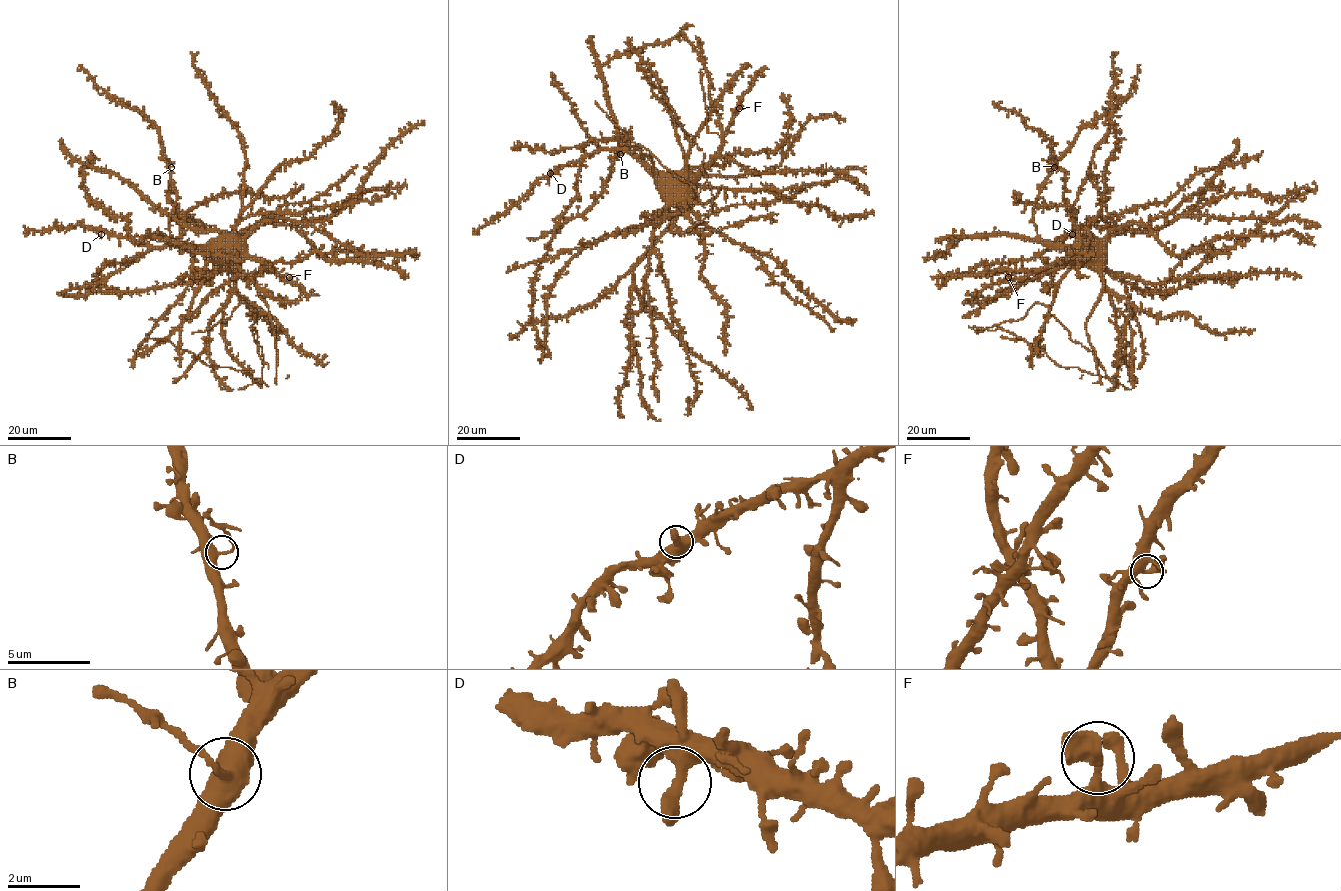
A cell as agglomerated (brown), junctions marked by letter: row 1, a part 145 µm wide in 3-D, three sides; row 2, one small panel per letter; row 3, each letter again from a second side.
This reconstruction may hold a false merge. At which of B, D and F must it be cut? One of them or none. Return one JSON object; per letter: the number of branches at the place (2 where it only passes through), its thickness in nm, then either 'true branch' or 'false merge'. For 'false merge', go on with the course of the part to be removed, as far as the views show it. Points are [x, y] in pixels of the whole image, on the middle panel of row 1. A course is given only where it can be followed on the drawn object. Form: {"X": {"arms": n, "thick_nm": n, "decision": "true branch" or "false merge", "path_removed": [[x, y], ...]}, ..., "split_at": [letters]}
{"B": {"arms": 2, "thick_nm": 400, "decision": "false merge"}, "D": {"arms": 2, "thick_nm": 440, "decision": "true branch"}, "F": {"arms": 2, "thick_nm": 400, "decision": "true branch"}, "split_at": ["B"]}

